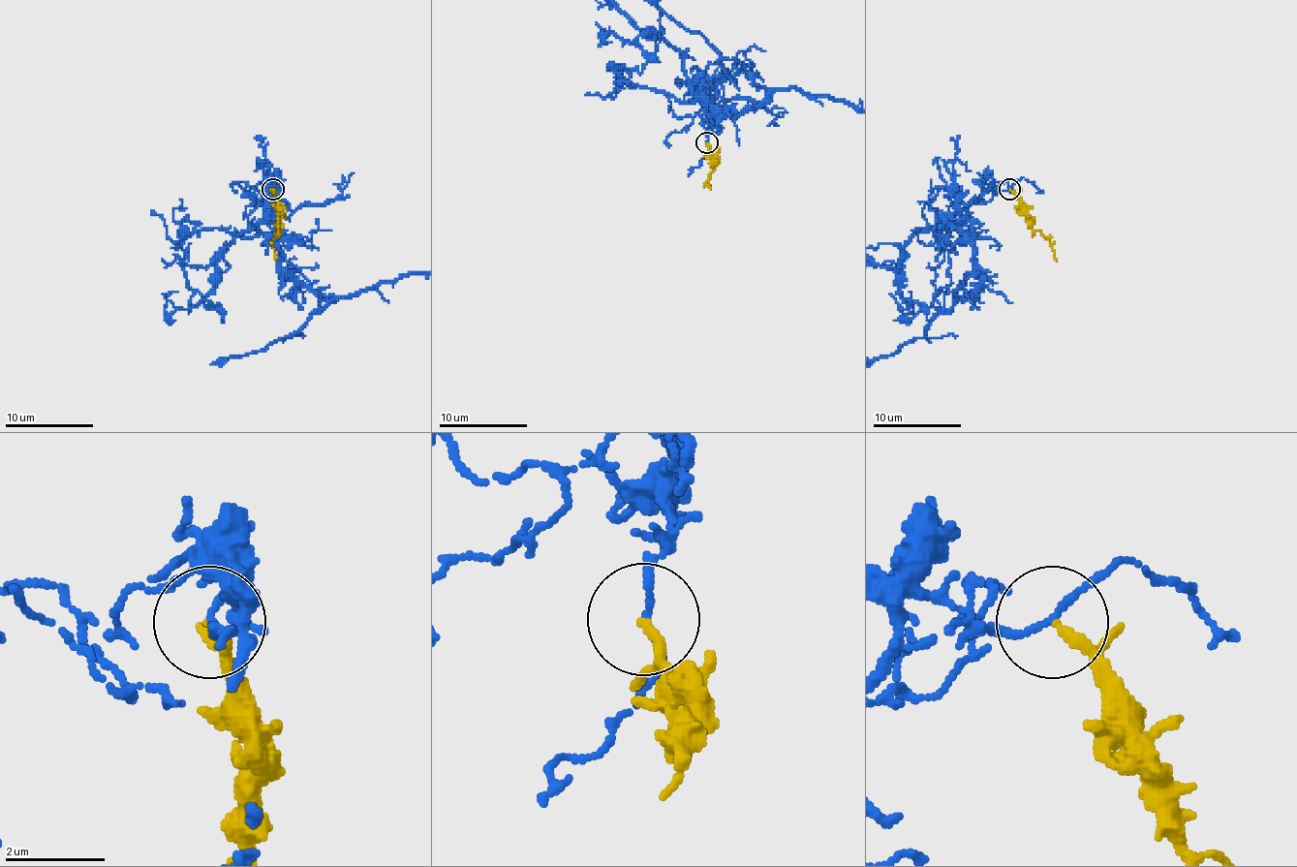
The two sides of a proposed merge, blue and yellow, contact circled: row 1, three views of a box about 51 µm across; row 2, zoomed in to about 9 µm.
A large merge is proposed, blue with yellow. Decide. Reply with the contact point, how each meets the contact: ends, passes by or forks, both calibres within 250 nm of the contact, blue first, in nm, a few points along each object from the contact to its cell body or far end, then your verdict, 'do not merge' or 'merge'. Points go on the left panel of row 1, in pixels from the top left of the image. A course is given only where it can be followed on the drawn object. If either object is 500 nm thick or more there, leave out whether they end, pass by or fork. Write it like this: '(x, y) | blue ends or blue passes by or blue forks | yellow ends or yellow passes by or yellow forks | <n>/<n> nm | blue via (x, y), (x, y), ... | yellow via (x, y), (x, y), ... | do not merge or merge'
(272, 189) | blue passes by | yellow passes by | 110/150 nm | yellow via (272, 188), (279, 231), (272, 241), (276, 261) | do not merge

